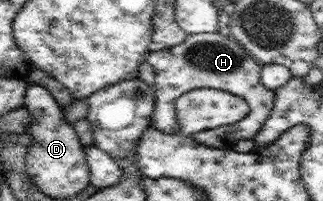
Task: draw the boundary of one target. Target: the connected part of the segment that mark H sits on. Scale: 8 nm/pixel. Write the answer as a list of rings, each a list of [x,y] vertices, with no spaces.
[[[222,30],[188,34],[185,41],[174,47],[148,52],[147,62],[155,73],[155,110],[151,127],[167,134],[178,133],[181,129],[175,114],[175,101],[193,89],[212,88],[243,97],[249,105],[247,116],[242,121],[199,131],[194,134],[198,143],[209,148],[232,150],[240,139],[254,139],[264,127],[275,104],[275,91],[261,82],[262,64],[254,60],[247,49],[236,39]]]

